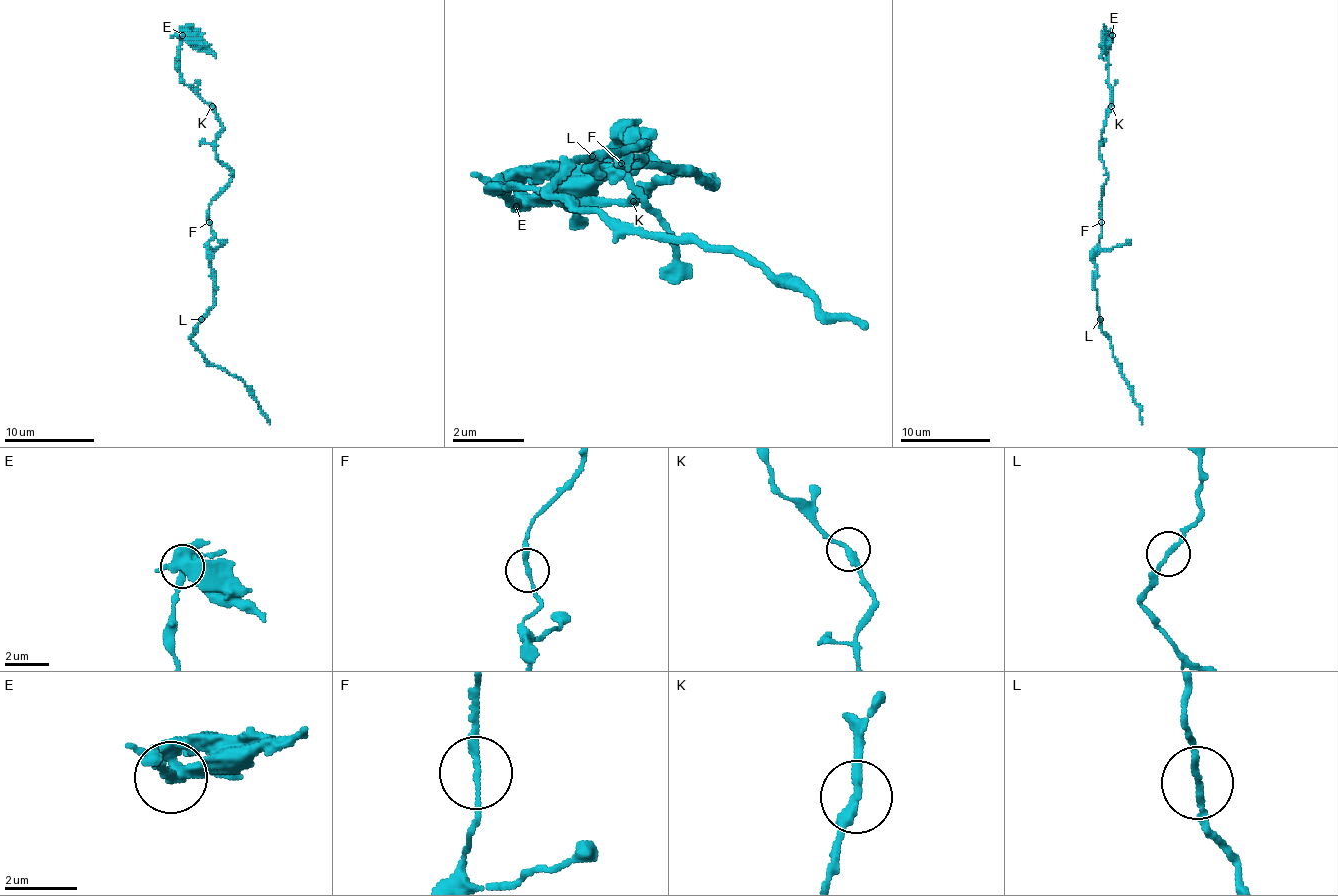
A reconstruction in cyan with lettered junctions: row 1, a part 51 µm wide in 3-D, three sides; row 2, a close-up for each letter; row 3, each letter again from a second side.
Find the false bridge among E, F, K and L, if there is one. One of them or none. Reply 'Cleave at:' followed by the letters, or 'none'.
Cleave at: E

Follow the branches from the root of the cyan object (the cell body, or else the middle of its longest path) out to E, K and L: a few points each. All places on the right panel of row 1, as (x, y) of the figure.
E: (1101, 222), (1101, 186), (1108, 172), (1099, 143), (1110, 105), (1108, 47), (1113, 35)
K: (1101, 222), (1101, 186), (1108, 179), (1108, 172), (1104, 168), (1099, 143), (1110, 105)
L: (1101, 222), (1101, 238), (1095, 258), (1099, 318)

